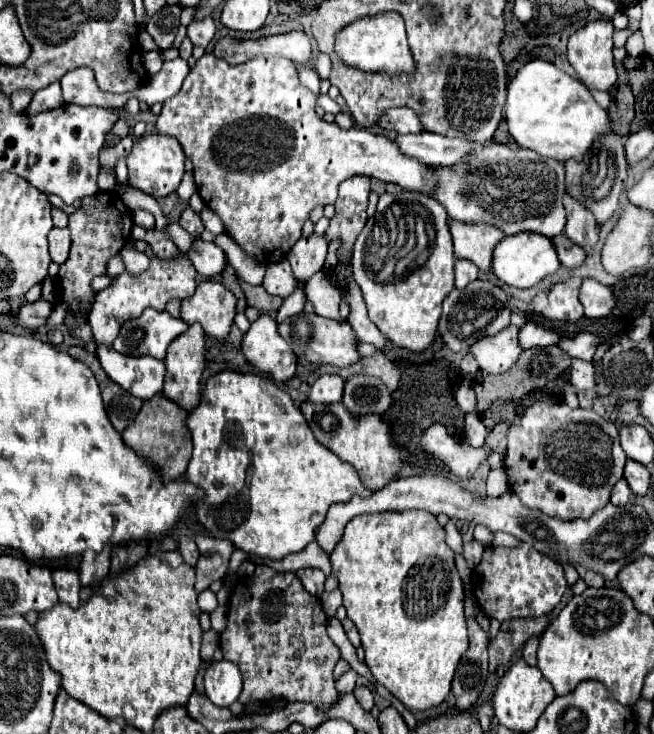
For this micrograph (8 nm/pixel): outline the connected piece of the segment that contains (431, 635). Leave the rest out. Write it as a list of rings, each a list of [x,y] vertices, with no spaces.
[[[404,510],[404,512],[382,512],[382,514],[368,514],[368,516],[356,516],[348,522],[340,542],[330,554],[332,562],[332,574],[338,578],[338,588],[344,596],[344,606],[348,610],[348,618],[356,624],[358,634],[362,638],[362,648],[366,652],[366,666],[370,668],[374,680],[382,684],[386,690],[390,690],[406,708],[410,710],[428,710],[446,700],[450,694],[450,684],[454,678],[454,670],[460,662],[460,658],[466,654],[468,648],[468,636],[466,636],[466,616],[464,616],[464,588],[462,580],[458,576],[456,564],[454,564],[454,552],[446,544],[446,530],[438,524],[436,516],[424,510]]]

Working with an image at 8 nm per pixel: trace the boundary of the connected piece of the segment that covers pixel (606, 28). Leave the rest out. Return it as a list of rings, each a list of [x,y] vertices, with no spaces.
[[[602,18],[602,20],[588,22],[568,40],[568,62],[576,70],[580,82],[584,82],[588,88],[610,90],[616,82],[616,66],[612,60],[612,34],[614,34],[612,22]]]

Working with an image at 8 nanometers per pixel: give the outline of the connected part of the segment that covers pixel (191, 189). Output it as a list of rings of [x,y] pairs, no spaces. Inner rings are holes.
[[[186,172],[184,174],[184,178],[182,178],[182,184],[178,186],[178,190],[176,190],[176,194],[178,194],[178,198],[182,200],[182,202],[186,202],[186,200],[190,200],[190,196],[196,192],[196,184],[194,184],[194,178],[192,178],[192,172]]]

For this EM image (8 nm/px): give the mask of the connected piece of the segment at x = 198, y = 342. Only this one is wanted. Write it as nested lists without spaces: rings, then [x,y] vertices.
[[[192,324],[184,334],[180,334],[168,348],[164,364],[166,364],[166,376],[164,376],[164,390],[162,394],[170,400],[174,400],[176,404],[180,404],[184,410],[190,408],[194,410],[200,402],[198,396],[198,388],[200,388],[200,378],[202,378],[202,370],[204,370],[204,362],[206,362],[206,350],[204,350],[204,330],[200,324]]]

